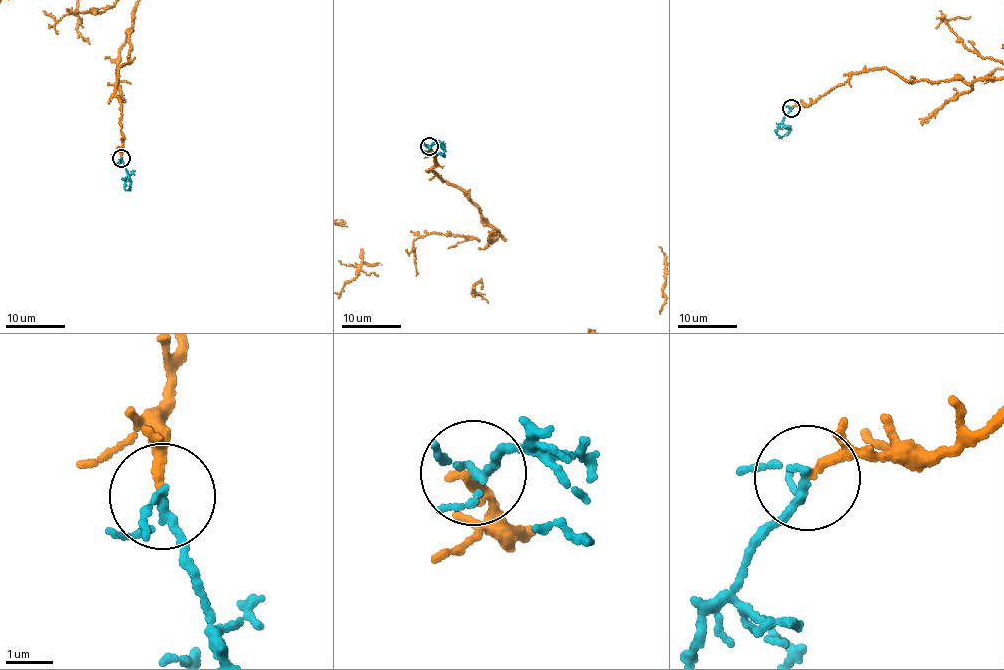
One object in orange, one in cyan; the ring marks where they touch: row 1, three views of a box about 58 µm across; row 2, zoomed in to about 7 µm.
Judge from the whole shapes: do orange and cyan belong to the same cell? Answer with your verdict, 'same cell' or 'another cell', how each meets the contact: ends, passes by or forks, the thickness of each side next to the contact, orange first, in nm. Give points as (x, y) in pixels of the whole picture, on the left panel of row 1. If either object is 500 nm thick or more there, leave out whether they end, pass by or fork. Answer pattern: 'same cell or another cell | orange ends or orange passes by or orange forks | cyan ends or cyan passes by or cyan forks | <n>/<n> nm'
same cell | orange passes by | cyan forks | 120/120 nm

